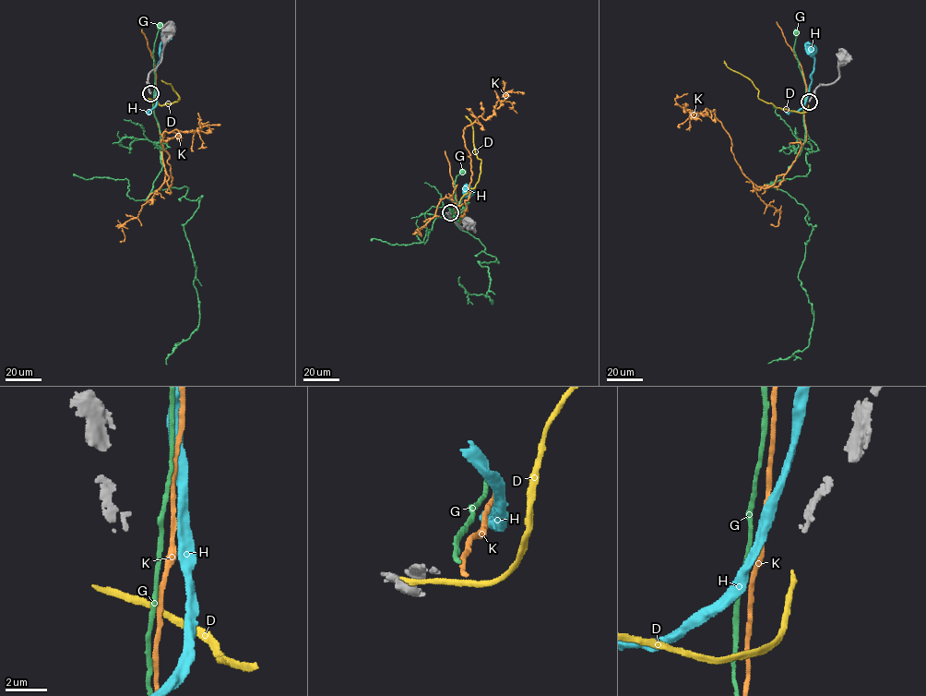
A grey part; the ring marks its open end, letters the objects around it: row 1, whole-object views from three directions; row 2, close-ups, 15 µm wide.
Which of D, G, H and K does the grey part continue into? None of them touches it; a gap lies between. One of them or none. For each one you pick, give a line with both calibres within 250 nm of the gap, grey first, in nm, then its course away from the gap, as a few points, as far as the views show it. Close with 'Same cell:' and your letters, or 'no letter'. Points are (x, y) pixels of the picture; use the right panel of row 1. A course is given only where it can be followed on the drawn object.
Same cell: no letter

